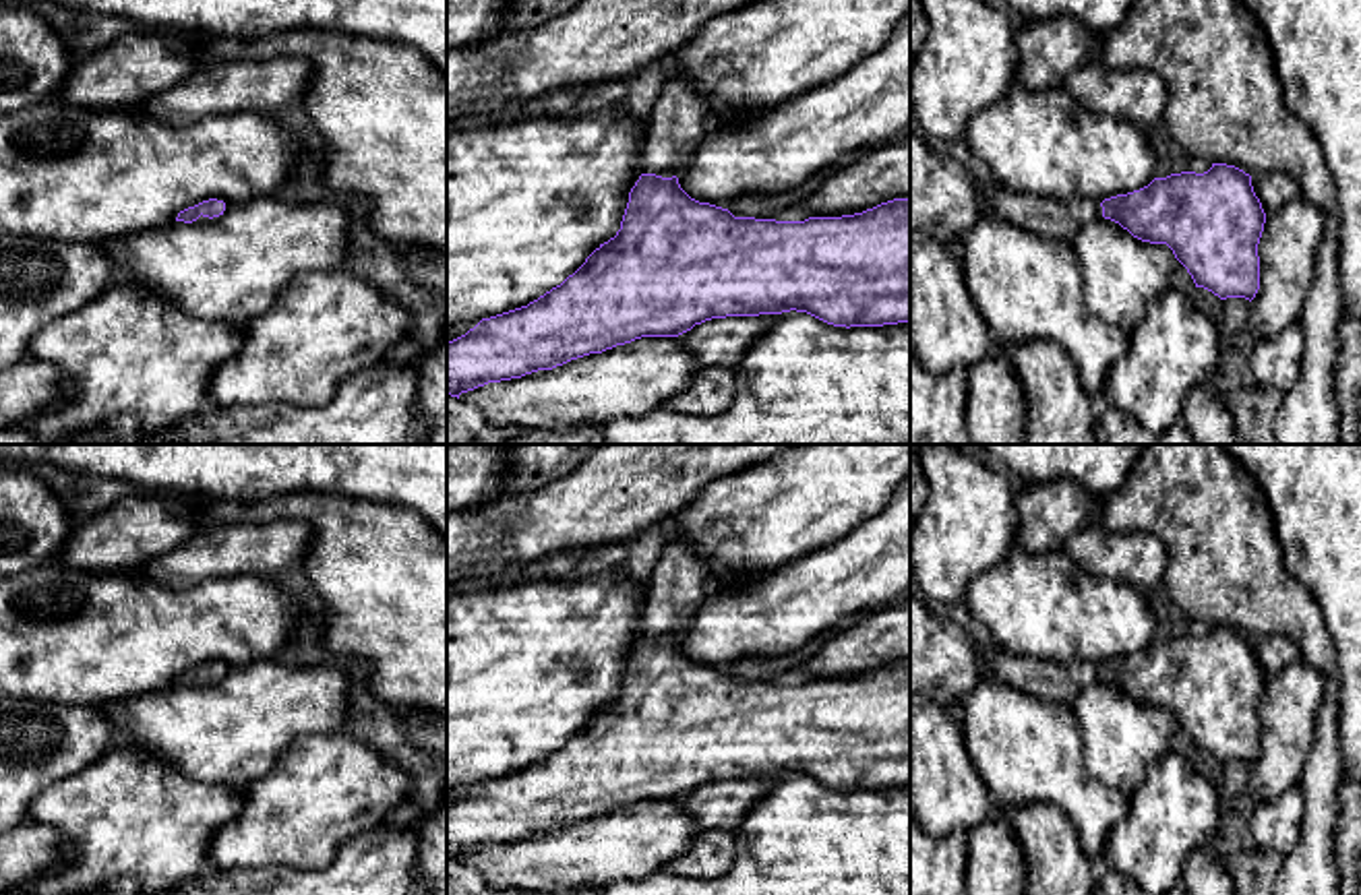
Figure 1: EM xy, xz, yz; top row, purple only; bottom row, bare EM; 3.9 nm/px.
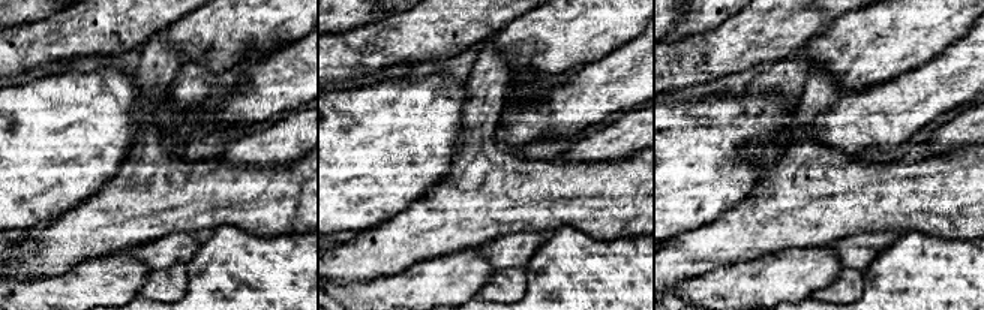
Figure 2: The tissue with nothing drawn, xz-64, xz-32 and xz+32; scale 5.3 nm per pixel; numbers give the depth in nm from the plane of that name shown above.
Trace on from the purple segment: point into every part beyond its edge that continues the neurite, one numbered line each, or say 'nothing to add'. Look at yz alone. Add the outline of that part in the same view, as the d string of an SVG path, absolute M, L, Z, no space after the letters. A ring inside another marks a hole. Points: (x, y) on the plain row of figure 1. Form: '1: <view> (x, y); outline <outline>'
1: yz (1062, 683); outline M999 643L978 649L985 674L1036 699L1071 705L1078 695L1102 680L1098 663L1051 663L1009 653Z

